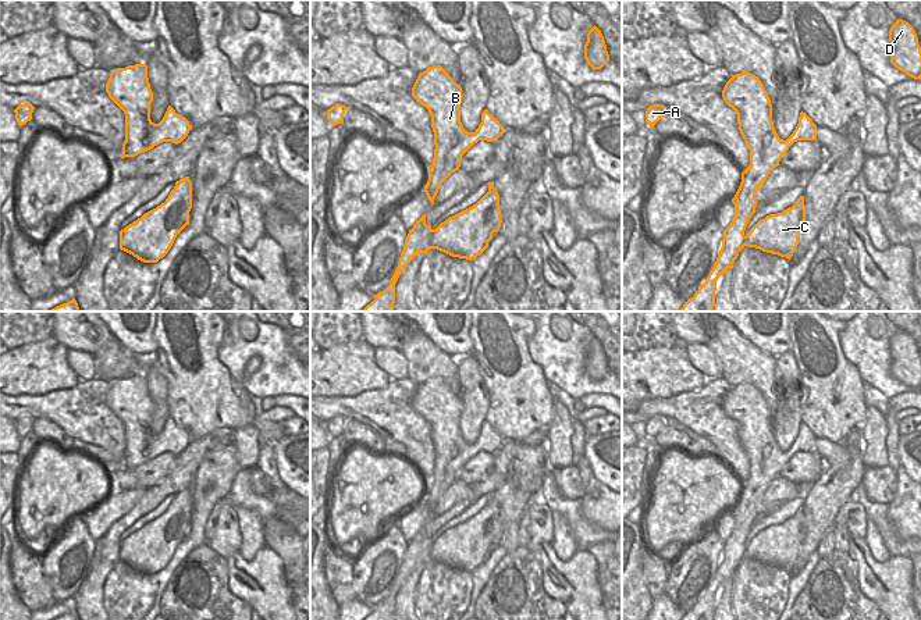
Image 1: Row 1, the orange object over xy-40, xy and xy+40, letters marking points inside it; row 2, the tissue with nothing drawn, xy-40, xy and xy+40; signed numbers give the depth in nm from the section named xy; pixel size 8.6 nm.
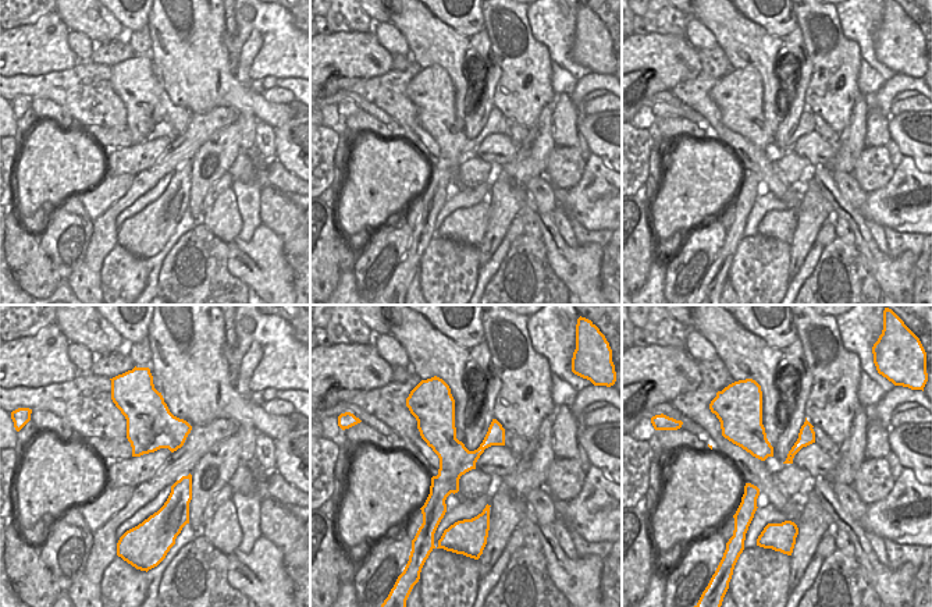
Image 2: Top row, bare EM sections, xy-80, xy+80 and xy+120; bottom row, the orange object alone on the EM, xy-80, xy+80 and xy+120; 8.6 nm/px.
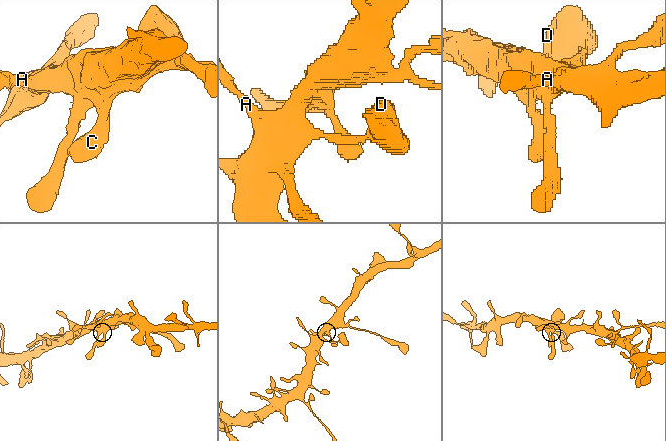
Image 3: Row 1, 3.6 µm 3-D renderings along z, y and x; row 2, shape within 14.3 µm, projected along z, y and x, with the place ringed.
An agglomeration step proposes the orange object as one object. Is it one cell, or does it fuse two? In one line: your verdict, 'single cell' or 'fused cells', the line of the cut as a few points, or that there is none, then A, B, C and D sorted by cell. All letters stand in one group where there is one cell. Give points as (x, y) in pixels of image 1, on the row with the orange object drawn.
single cell | no cut | A B C D

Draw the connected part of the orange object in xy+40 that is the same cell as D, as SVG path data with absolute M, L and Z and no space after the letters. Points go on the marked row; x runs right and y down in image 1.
M897 19L889 29L890 63L906 75L921 79L921 47L914 28Z

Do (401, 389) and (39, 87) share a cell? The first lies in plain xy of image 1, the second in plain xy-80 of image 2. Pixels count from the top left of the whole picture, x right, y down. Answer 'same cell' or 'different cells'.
same cell

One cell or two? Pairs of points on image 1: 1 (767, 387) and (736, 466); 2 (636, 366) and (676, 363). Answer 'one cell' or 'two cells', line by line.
1: two cells
2: one cell

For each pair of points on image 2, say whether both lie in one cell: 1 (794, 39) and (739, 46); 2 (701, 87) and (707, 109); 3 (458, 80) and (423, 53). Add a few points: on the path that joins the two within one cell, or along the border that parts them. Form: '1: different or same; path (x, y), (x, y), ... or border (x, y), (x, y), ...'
1: different; border (783, 39), (778, 52), (775, 73)
2: same; path (701, 92), (703, 103)
3: same; path (454, 70), (437, 53), (433, 53)

